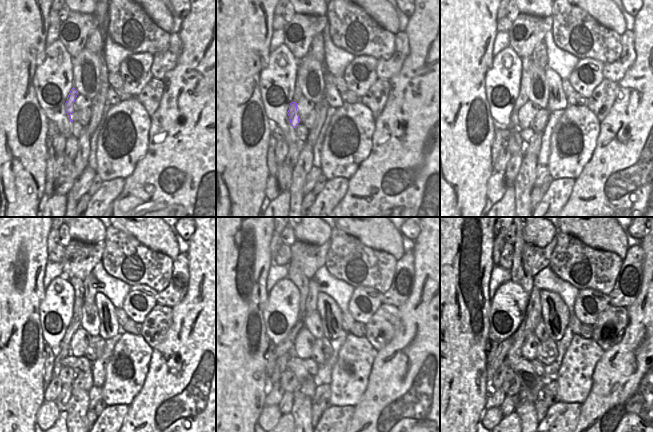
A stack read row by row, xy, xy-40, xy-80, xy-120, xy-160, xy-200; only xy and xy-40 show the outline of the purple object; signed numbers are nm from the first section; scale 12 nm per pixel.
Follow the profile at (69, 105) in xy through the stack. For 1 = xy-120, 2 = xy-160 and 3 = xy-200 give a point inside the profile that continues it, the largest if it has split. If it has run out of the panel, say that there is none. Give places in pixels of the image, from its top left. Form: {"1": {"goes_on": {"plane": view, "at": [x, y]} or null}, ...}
{"1": {"goes_on": {"plane": "xy-120", "at": [64, 353]}}, "2": {"goes_on": {"plane": "xy-160", "at": [280, 367]}}, "3": {"goes_on": {"plane": "xy-200", "at": [500, 374]}}}

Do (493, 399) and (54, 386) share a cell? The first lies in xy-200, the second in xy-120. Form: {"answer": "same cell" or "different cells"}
{"answer": "same cell"}

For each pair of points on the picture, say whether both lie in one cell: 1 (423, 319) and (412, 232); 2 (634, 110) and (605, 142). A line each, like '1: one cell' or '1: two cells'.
1: two cells
2: one cell

